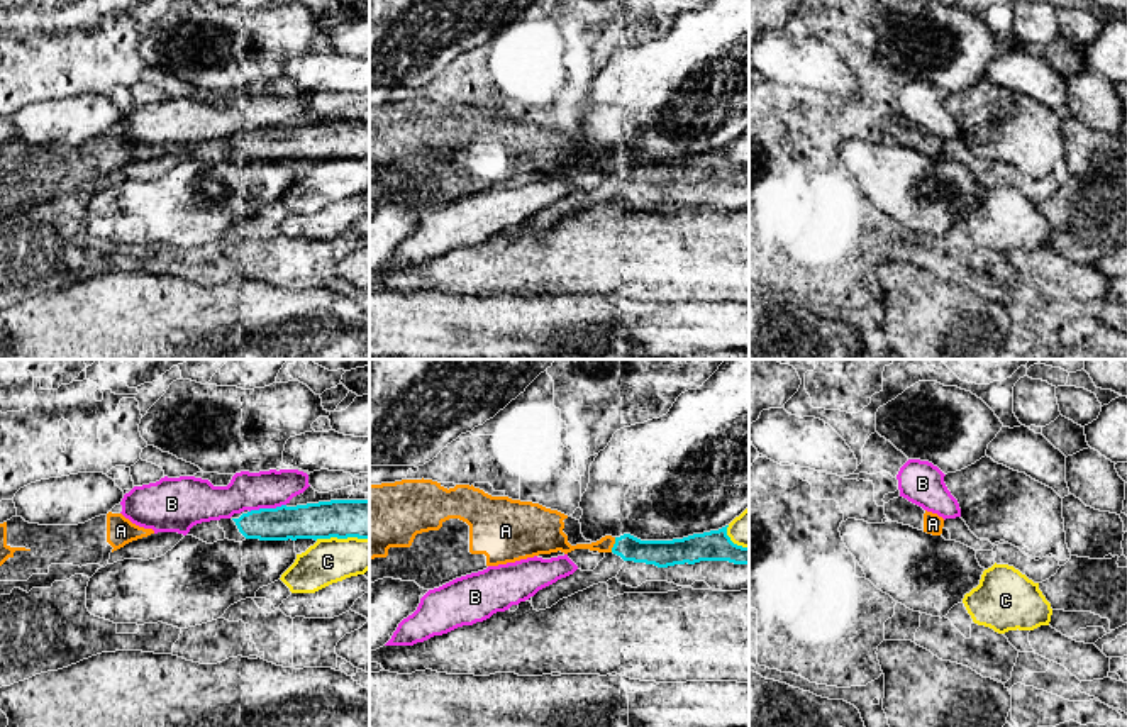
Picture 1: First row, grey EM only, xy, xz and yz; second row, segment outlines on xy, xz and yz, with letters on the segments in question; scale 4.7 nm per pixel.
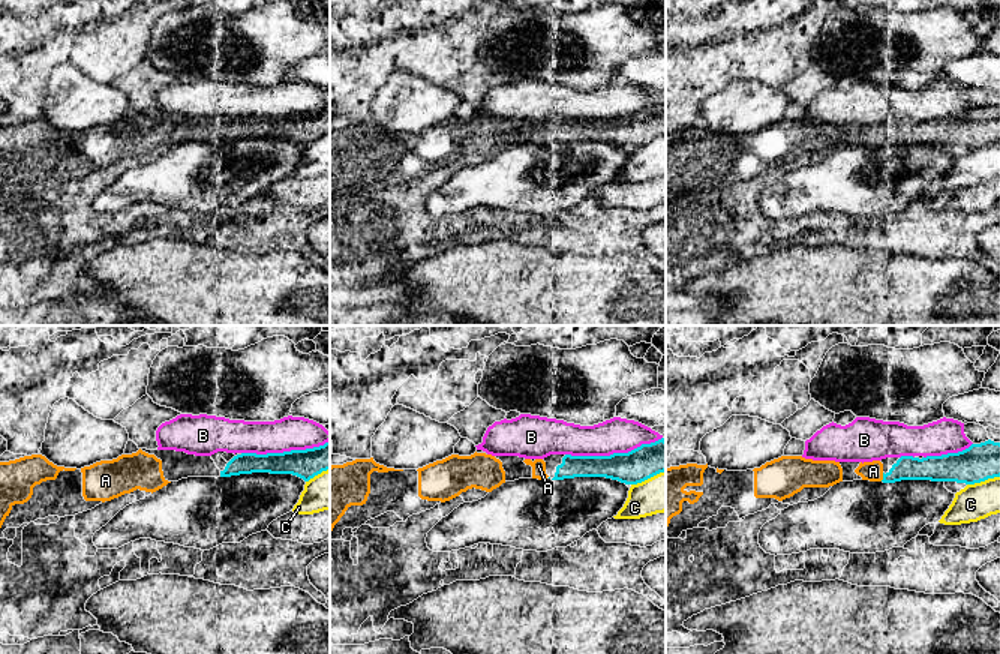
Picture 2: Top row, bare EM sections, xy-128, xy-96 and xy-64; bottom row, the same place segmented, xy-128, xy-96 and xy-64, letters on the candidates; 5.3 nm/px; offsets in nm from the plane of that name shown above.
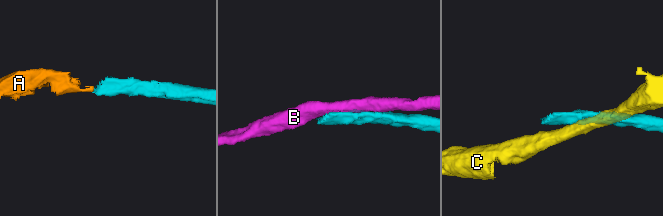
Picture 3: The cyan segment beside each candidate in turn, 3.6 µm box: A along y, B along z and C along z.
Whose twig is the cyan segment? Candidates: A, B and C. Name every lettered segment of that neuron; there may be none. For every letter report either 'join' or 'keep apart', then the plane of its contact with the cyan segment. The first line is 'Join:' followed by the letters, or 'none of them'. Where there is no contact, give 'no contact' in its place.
Join: A
A: join | xz
B: keep apart | xy
C: keep apart | xy

